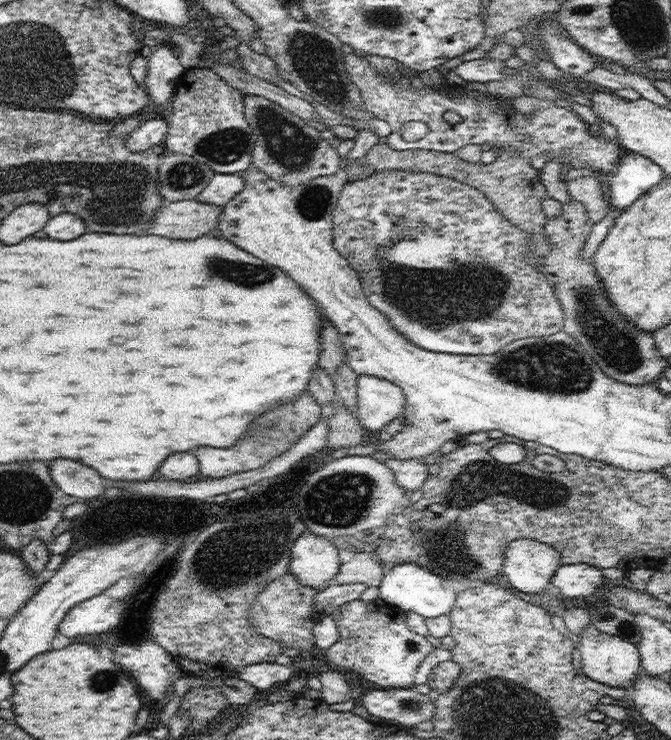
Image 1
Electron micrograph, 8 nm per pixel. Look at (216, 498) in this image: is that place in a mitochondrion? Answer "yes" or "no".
no

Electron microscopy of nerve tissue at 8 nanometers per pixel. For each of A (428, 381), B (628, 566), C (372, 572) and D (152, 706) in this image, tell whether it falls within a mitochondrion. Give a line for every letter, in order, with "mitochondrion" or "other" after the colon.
A: other
B: other
C: other
D: other

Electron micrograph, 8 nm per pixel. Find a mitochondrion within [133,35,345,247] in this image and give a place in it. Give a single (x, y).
(291, 147)

